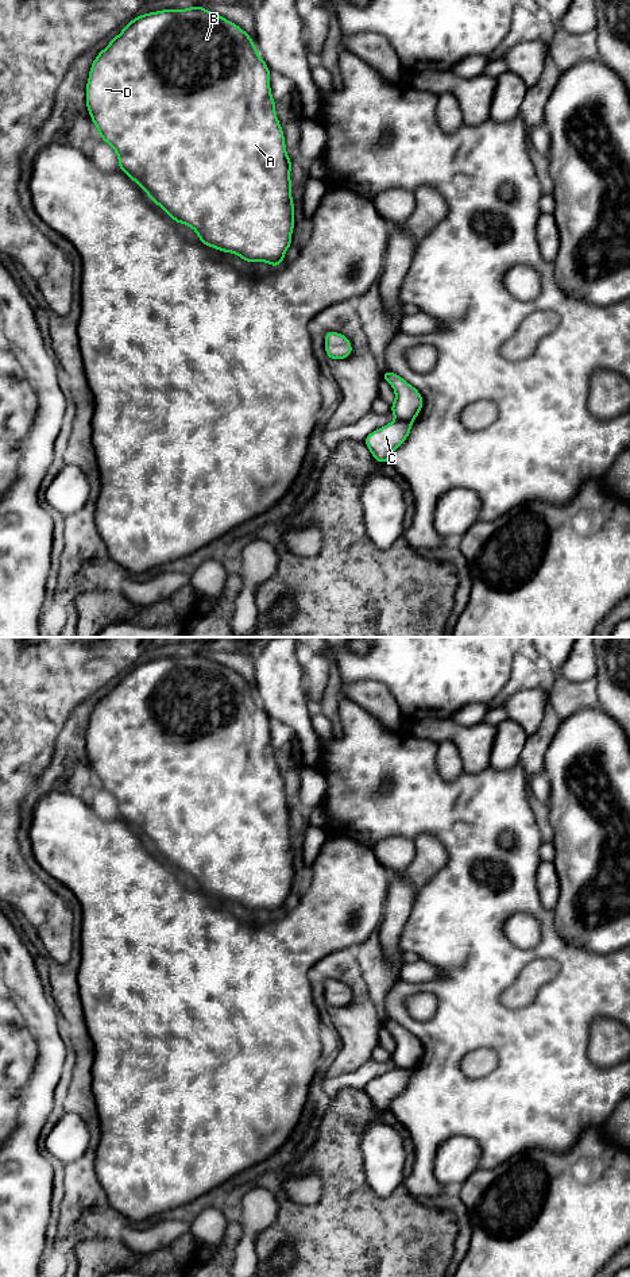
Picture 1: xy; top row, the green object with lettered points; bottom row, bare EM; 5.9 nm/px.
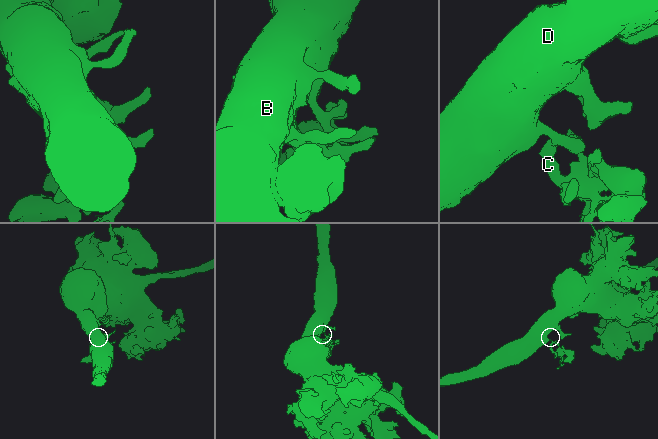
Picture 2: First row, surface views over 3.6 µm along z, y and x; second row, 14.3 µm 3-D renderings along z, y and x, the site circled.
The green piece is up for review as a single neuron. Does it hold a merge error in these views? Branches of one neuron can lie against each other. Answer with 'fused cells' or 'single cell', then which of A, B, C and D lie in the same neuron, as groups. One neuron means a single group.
fused cells; A B D / C

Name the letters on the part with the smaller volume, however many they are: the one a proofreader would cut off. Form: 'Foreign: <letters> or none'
Foreign: C

